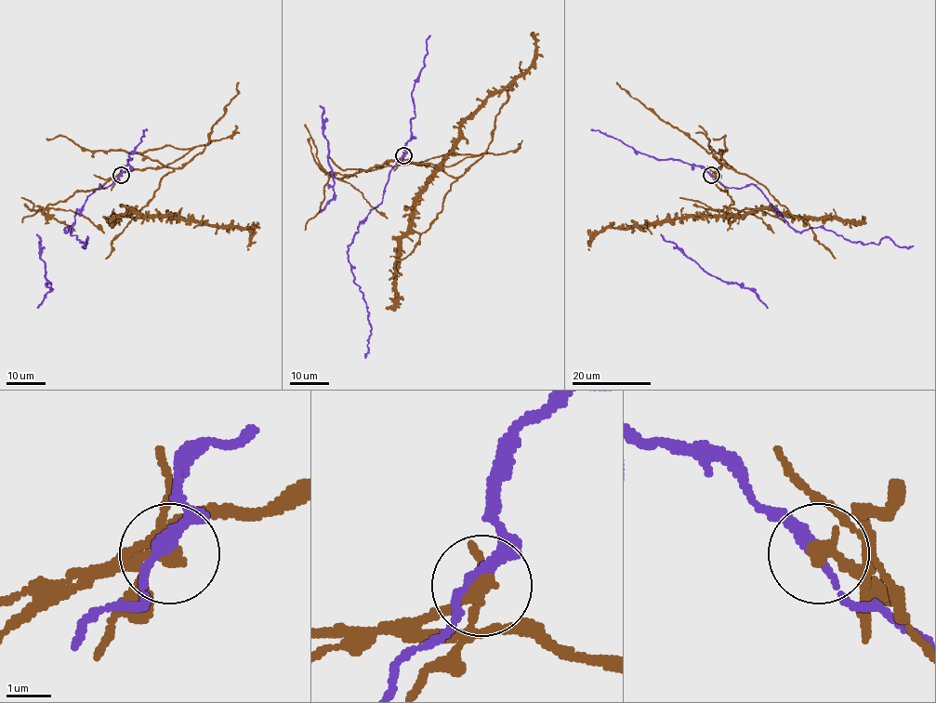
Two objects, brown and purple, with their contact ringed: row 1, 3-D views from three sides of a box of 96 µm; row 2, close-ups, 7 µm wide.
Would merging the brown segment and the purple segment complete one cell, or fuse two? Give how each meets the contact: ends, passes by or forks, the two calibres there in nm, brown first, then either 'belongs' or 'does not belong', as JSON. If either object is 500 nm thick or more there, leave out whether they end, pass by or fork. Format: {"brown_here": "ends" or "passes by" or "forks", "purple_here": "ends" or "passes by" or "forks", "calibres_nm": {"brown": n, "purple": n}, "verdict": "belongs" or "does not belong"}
{"brown_here": "forks", "purple_here": "passes by", "calibres_nm": {"brown": 200, "purple": 240}, "verdict": "does not belong"}

